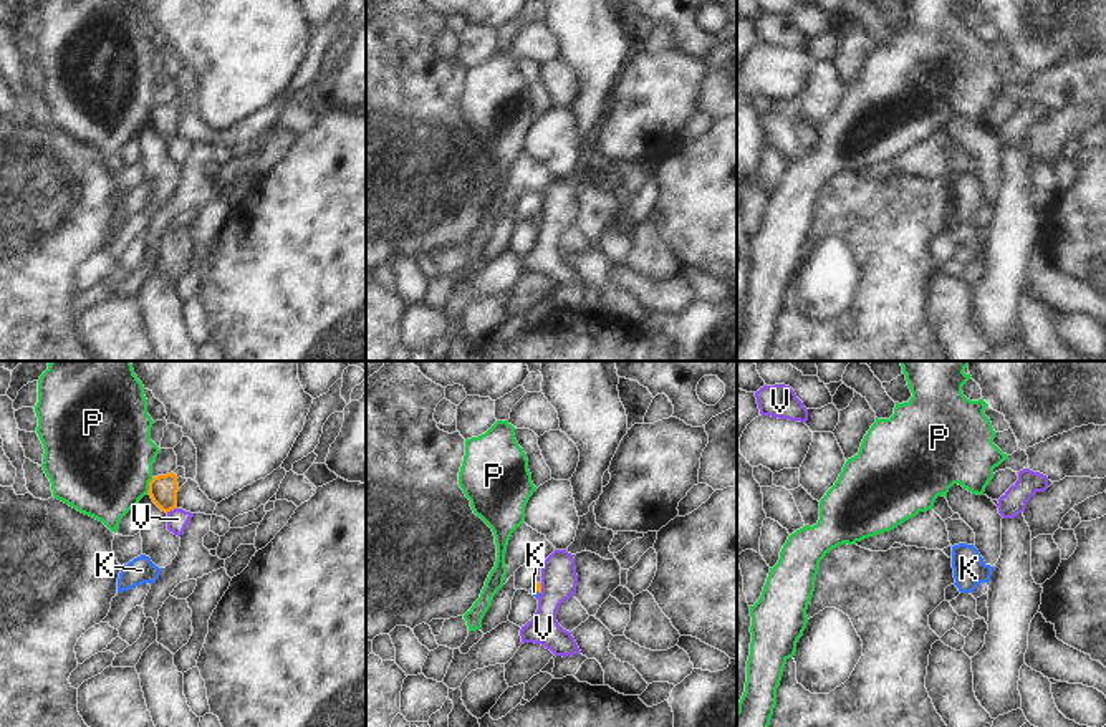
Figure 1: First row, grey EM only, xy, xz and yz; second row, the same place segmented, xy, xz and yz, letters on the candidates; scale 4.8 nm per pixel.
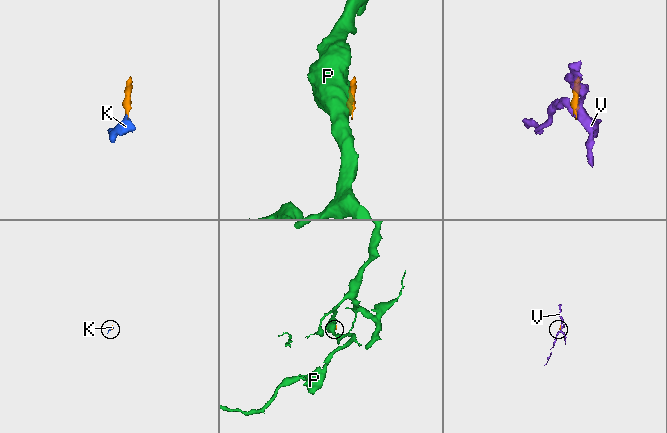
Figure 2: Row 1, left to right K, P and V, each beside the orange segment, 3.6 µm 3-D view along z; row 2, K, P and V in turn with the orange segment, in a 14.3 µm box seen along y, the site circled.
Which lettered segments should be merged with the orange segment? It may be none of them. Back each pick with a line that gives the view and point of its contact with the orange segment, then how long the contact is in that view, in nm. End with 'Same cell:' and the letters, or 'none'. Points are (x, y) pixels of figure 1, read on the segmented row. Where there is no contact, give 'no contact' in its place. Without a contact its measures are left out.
K: contact xz (537, 590); length 50 nm
Same cell: K

